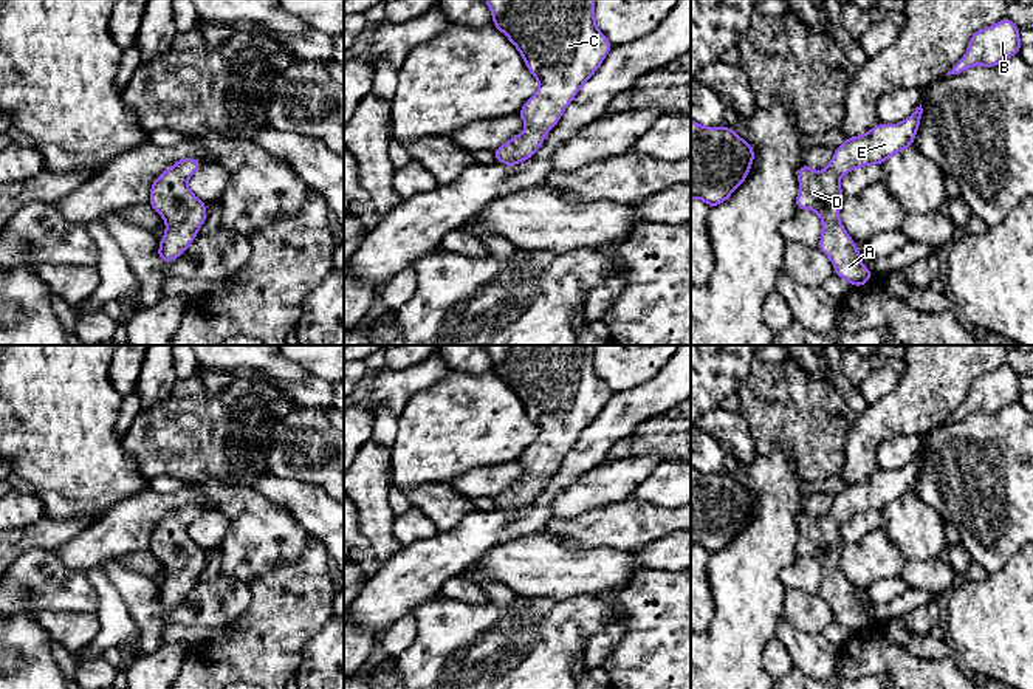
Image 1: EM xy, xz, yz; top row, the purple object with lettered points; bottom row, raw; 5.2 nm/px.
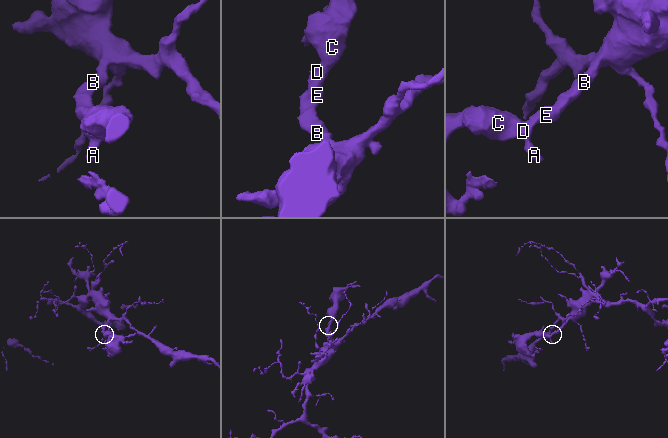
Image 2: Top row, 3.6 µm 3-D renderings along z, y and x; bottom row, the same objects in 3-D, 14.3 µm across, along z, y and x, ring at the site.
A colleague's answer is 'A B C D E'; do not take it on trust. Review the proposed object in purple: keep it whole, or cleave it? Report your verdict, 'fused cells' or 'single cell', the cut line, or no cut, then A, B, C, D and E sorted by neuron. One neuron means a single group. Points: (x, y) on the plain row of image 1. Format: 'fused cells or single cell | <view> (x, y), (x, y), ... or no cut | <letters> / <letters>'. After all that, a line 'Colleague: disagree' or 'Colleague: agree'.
single cell | no cut | A B C D E
Colleague: agree

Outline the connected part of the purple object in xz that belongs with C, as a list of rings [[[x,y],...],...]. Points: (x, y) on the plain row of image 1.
[[[485,345],[485,348],[492,359],[494,373],[519,396],[527,415],[539,427],[536,441],[517,460],[527,477],[492,499],[497,508],[516,512],[536,500],[545,482],[558,471],[613,392],[596,375],[595,345]]]

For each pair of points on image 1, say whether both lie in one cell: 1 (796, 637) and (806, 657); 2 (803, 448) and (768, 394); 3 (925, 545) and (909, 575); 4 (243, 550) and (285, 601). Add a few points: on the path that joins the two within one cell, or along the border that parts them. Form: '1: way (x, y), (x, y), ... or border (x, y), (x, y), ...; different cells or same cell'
1: way (796, 641), (806, 652); same cell
2: way (803, 434), (778, 407); same cell
3: border (937, 558), (906, 561); different cells
4: border (298, 559), (276, 565), (247, 581); different cells

